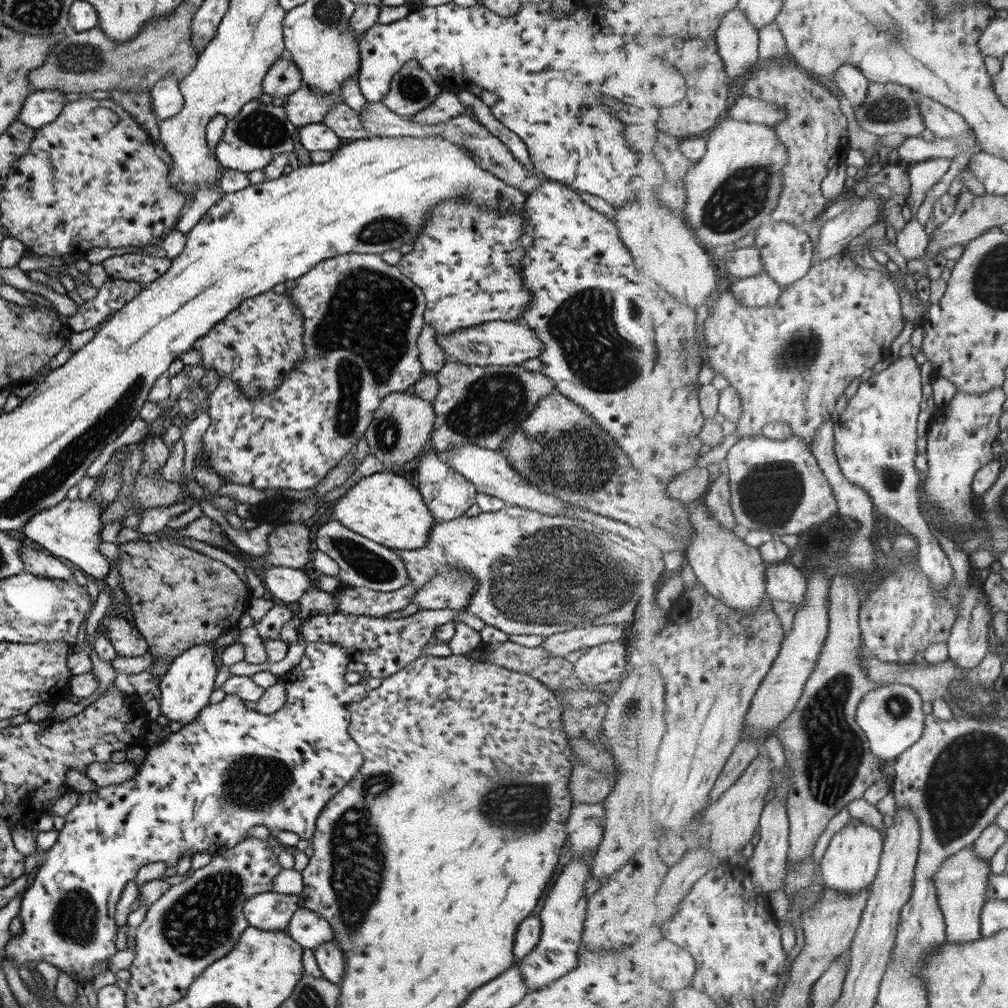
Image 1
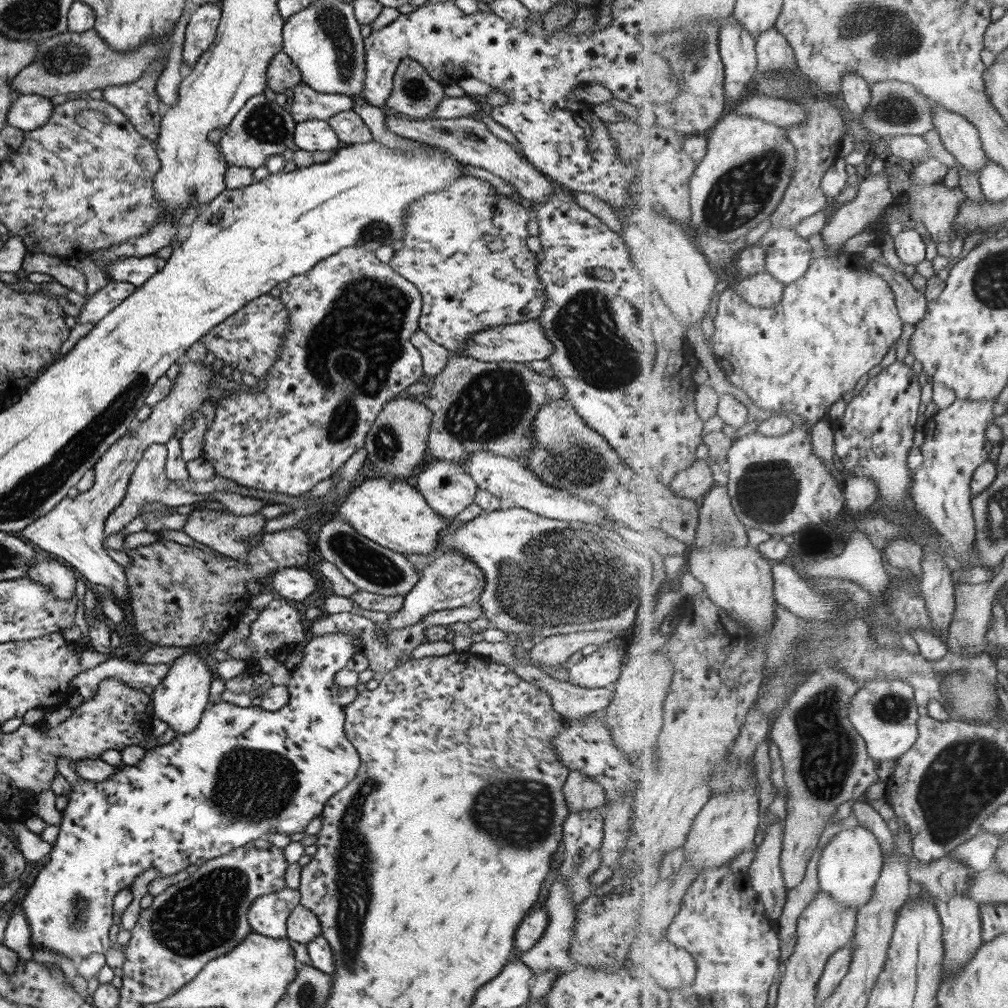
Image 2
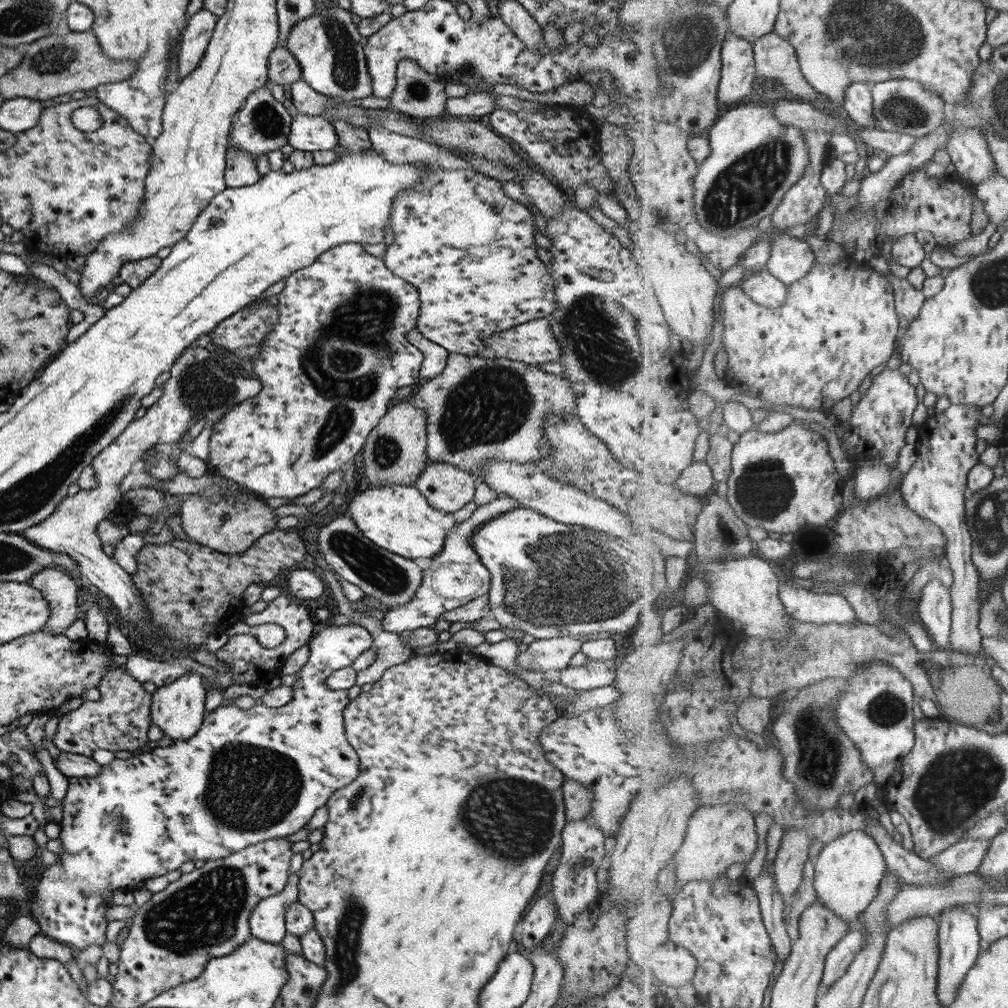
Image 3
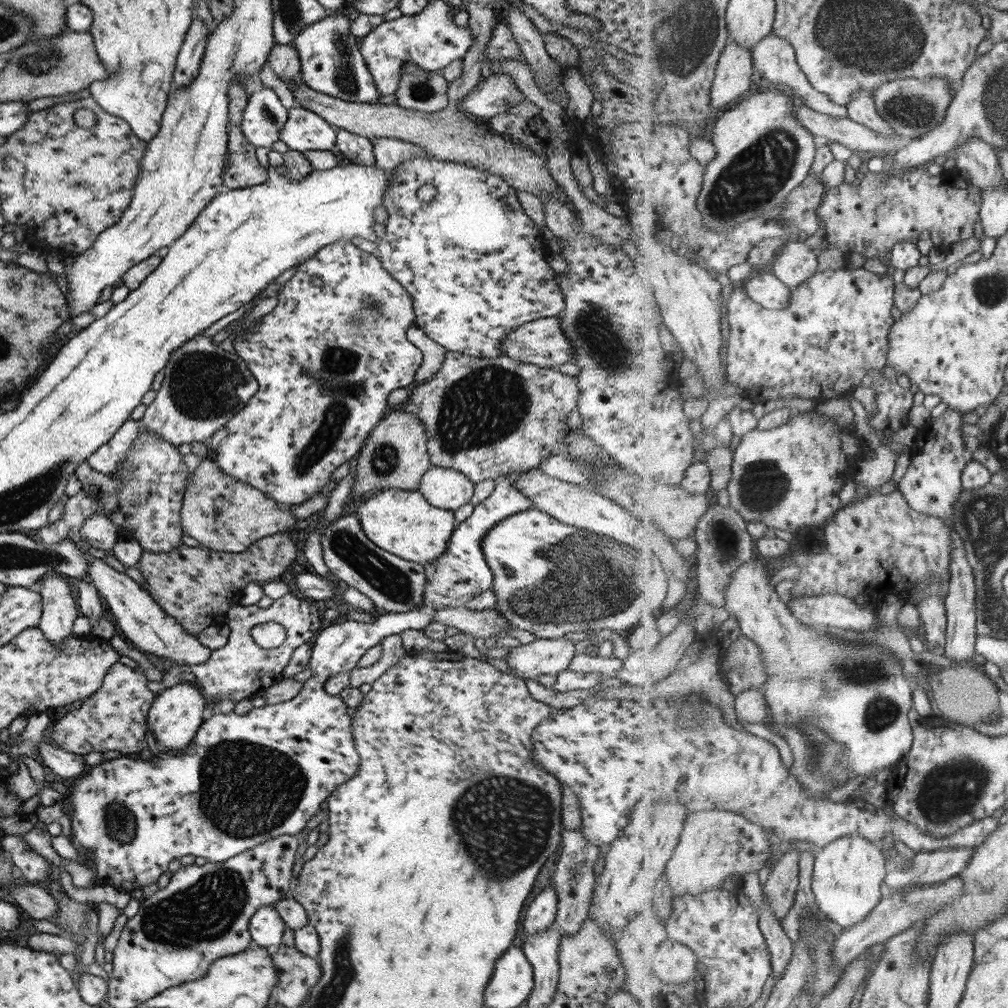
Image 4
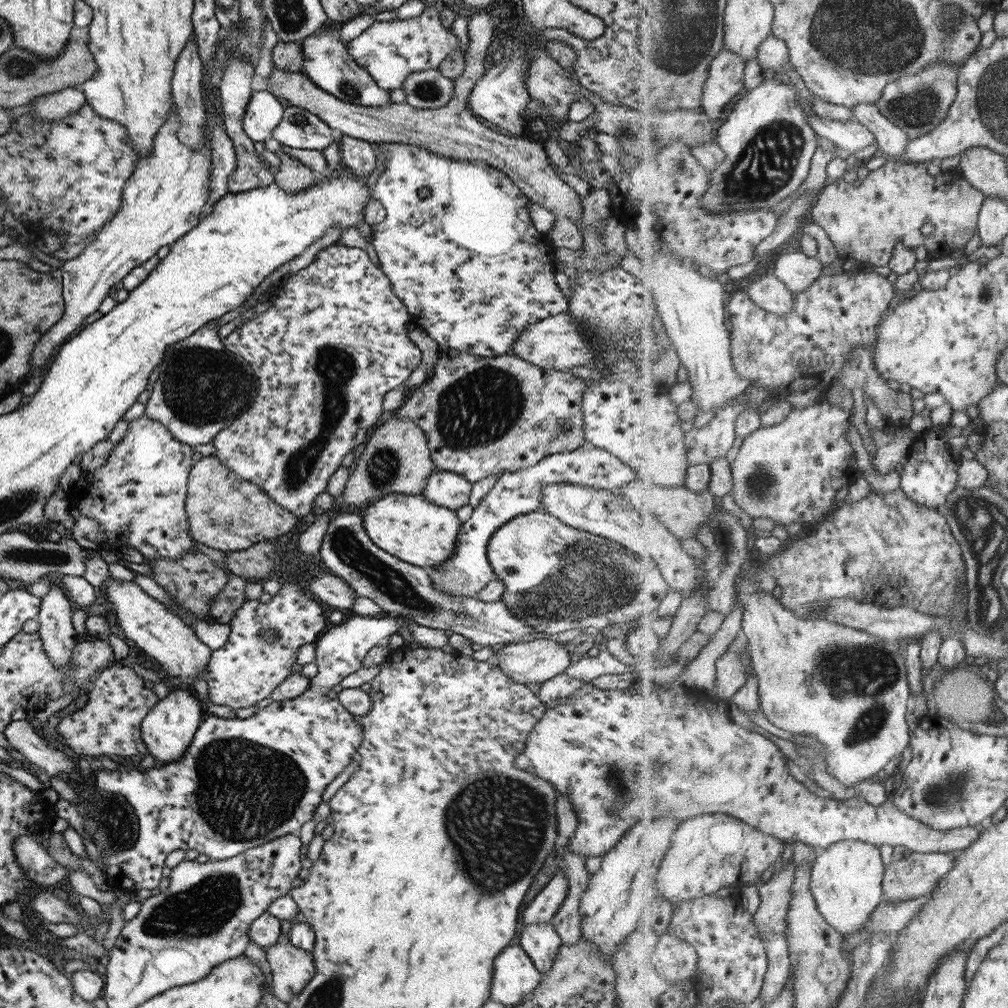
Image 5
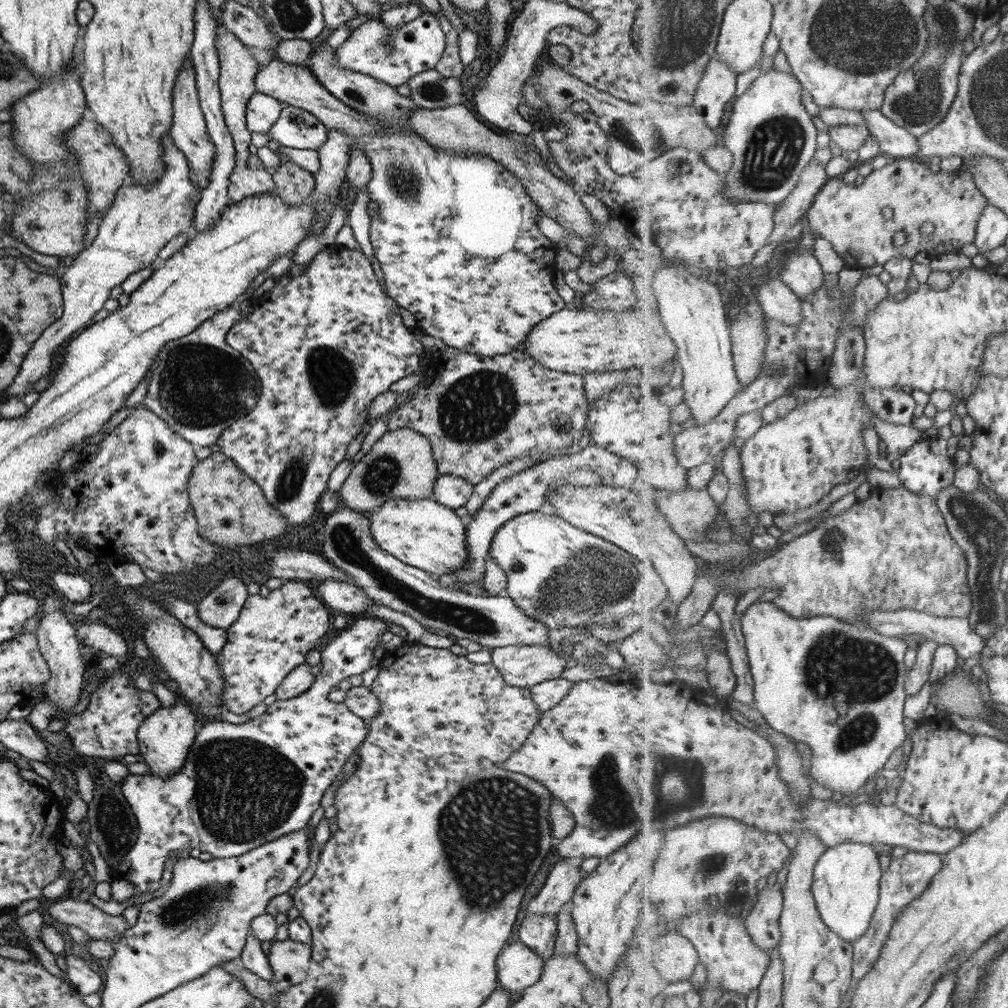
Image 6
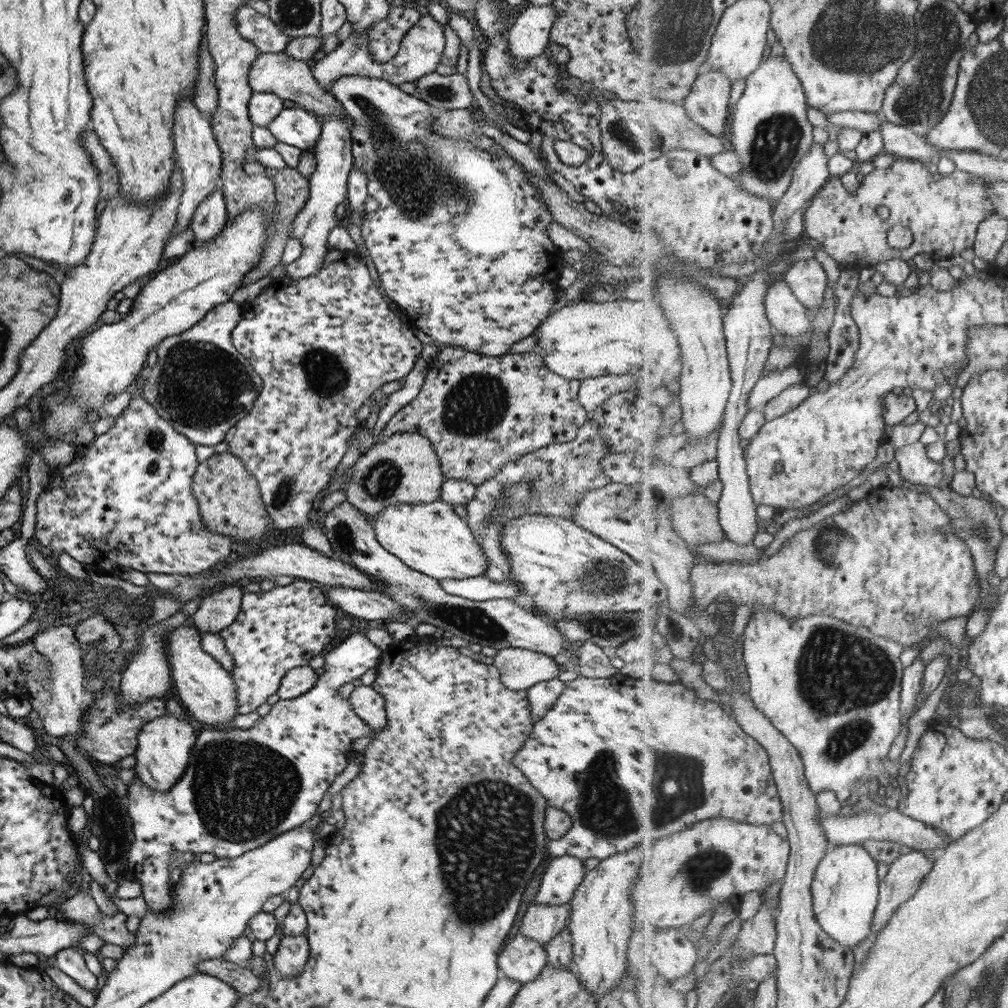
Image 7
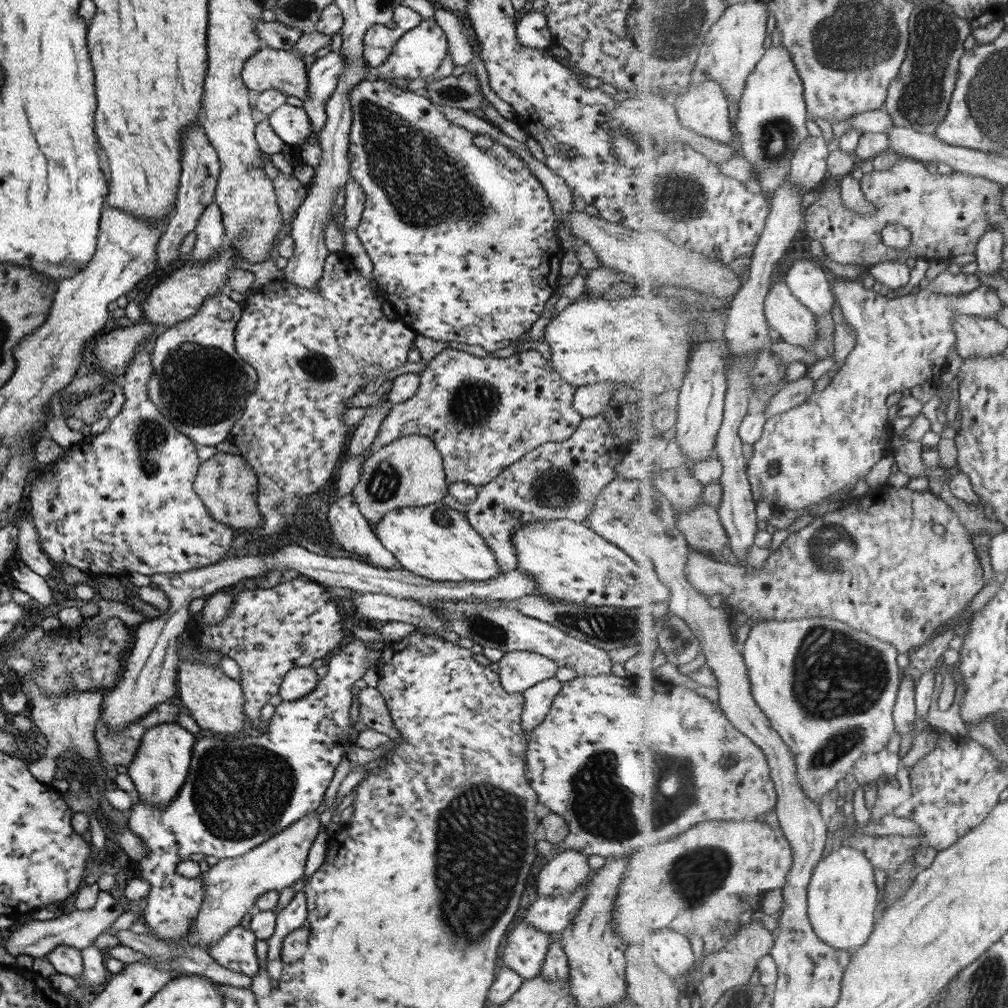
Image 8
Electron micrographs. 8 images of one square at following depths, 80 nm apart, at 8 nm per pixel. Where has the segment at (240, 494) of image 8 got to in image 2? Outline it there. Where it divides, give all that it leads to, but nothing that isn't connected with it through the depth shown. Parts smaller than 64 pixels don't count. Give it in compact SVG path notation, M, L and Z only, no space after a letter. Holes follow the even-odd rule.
M206 507L193 509L187 516L181 532L187 534L189 538L205 546L209 546L209 548L223 554L225 557L232 558L233 560L241 560L241 562L245 558L248 558L248 539L251 536L261 534L261 528L263 528L267 520L261 515L261 511L255 512L252 515L237 516L229 511L215 511Z

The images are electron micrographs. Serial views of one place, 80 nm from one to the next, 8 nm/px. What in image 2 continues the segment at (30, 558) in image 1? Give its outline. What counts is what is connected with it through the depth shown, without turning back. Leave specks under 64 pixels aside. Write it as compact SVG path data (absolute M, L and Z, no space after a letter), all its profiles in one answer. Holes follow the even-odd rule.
M40 556L27 567L26 576L51 590L56 599L66 601L75 588L75 575L71 569L52 559Z

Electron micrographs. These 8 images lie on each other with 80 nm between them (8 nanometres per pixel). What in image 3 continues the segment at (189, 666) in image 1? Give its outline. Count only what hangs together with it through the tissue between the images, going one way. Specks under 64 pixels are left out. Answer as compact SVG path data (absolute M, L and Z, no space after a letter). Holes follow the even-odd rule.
M185 671L165 686L157 687L150 694L150 722L157 725L163 736L173 742L189 740L200 728L203 720L203 702L207 687L196 672Z

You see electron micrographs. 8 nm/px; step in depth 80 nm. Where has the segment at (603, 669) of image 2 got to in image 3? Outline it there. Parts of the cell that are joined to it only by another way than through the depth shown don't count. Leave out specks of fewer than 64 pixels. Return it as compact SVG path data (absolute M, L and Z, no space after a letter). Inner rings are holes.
M612 659L595 660L579 667L565 667L560 670L559 683L577 690L591 690L601 686L609 686L614 682L616 671L612 667Z

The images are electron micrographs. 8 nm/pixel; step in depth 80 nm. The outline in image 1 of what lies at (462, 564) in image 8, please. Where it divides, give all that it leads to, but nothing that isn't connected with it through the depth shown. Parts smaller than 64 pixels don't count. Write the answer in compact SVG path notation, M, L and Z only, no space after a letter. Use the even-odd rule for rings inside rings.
M387 471L359 478L333 502L332 515L349 531L388 549L401 550L421 548L426 543L431 525L436 522L408 477Z

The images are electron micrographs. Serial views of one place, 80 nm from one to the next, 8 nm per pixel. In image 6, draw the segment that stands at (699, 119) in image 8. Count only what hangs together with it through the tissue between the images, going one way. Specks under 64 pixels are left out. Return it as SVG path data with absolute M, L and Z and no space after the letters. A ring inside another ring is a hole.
M712 58L708 63L695 93L694 106L712 129L723 124L727 106L737 92L737 75L723 60Z

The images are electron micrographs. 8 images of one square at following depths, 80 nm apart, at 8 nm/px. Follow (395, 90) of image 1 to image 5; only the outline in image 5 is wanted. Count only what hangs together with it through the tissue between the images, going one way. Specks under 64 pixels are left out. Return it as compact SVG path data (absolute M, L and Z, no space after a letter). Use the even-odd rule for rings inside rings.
M438 69L410 72L400 86L405 92L405 103L425 110L444 107L451 98L453 81L440 75Z

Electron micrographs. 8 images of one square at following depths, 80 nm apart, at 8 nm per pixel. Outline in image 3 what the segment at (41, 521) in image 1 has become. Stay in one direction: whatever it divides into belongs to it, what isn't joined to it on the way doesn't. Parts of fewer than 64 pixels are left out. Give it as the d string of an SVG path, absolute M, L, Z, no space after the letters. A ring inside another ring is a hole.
M189 345L185 348L181 356L171 364L170 376L167 378L161 388L161 397L159 397L151 406L146 408L145 414L138 419L133 419L119 436L109 446L106 446L101 452L90 462L90 467L96 473L97 486L89 490L79 490L75 494L66 495L63 500L55 507L55 510L47 516L40 524L35 524L27 528L21 533L29 542L50 550L51 552L60 552L66 554L76 564L77 572L79 572L84 583L91 589L103 592L103 596L108 598L111 607L115 608L117 617L125 618L131 626L135 626L135 632L139 632L139 636L146 643L161 644L161 646L169 646L167 641L171 642L172 638L167 638L148 622L148 614L146 614L146 606L139 596L139 591L134 587L130 574L125 572L112 558L106 556L101 551L101 542L97 537L97 525L103 518L107 518L111 512L120 505L122 494L119 493L119 483L123 480L131 468L133 462L140 460L142 454L154 445L168 447L173 443L180 444L180 438L185 434L187 426L191 426L195 420L205 420L205 424L209 422L216 423L226 412L237 403L256 396L260 390L260 384L251 373L249 377L241 375L240 367L244 366L237 360L233 354L229 352L215 352L210 347L200 348Z

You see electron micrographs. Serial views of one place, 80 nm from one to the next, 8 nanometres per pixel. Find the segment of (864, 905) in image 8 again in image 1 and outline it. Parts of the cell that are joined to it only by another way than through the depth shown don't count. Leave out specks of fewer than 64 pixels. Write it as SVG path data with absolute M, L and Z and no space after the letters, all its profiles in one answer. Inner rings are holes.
M861 820L847 824L835 833L820 862L820 872L825 888L834 888L848 895L859 896L867 887L871 888L877 880L881 857L884 854L884 834L873 825Z

